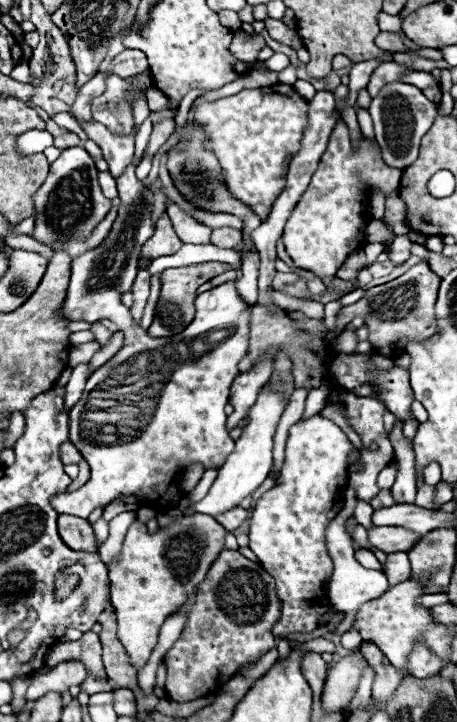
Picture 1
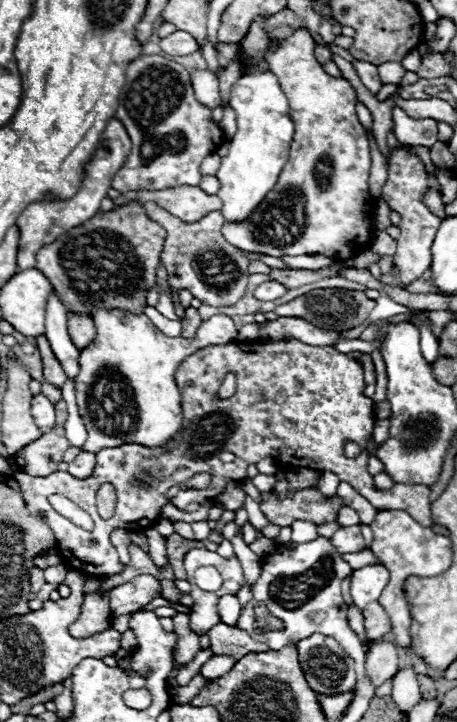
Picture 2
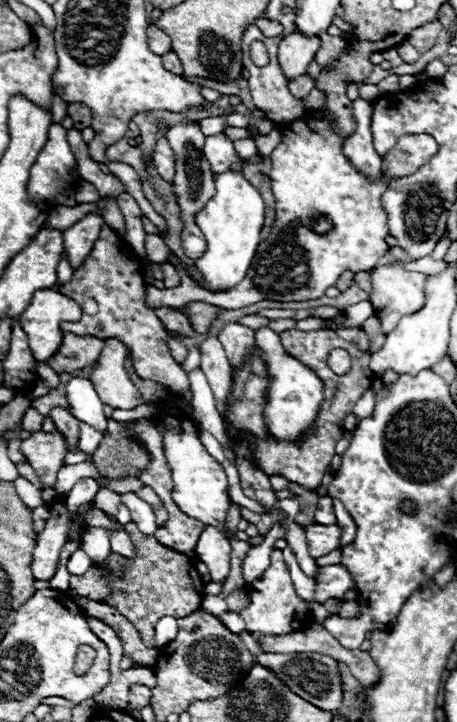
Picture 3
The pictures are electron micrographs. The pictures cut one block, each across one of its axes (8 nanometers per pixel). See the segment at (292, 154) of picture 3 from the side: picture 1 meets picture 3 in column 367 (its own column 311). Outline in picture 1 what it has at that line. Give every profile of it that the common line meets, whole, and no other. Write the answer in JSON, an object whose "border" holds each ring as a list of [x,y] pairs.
{"border":[[[342,118],[336,120],[334,130],[330,132],[326,152],[320,158],[318,170],[314,172],[306,192],[300,196],[296,210],[292,210],[282,234],[286,252],[292,256],[295,266],[306,268],[306,270],[324,270],[324,276],[334,276],[336,270],[344,264],[344,260],[352,254],[352,250],[354,248],[358,250],[358,246],[362,248],[366,244],[366,226],[370,224],[366,210],[368,210],[370,198],[376,192],[390,196],[398,188],[400,176],[402,176],[402,170],[384,164],[384,160],[380,156],[380,148],[376,142],[370,142],[368,138],[362,136],[362,140],[358,142],[358,148],[352,148],[350,130],[348,130],[346,122]]]}

